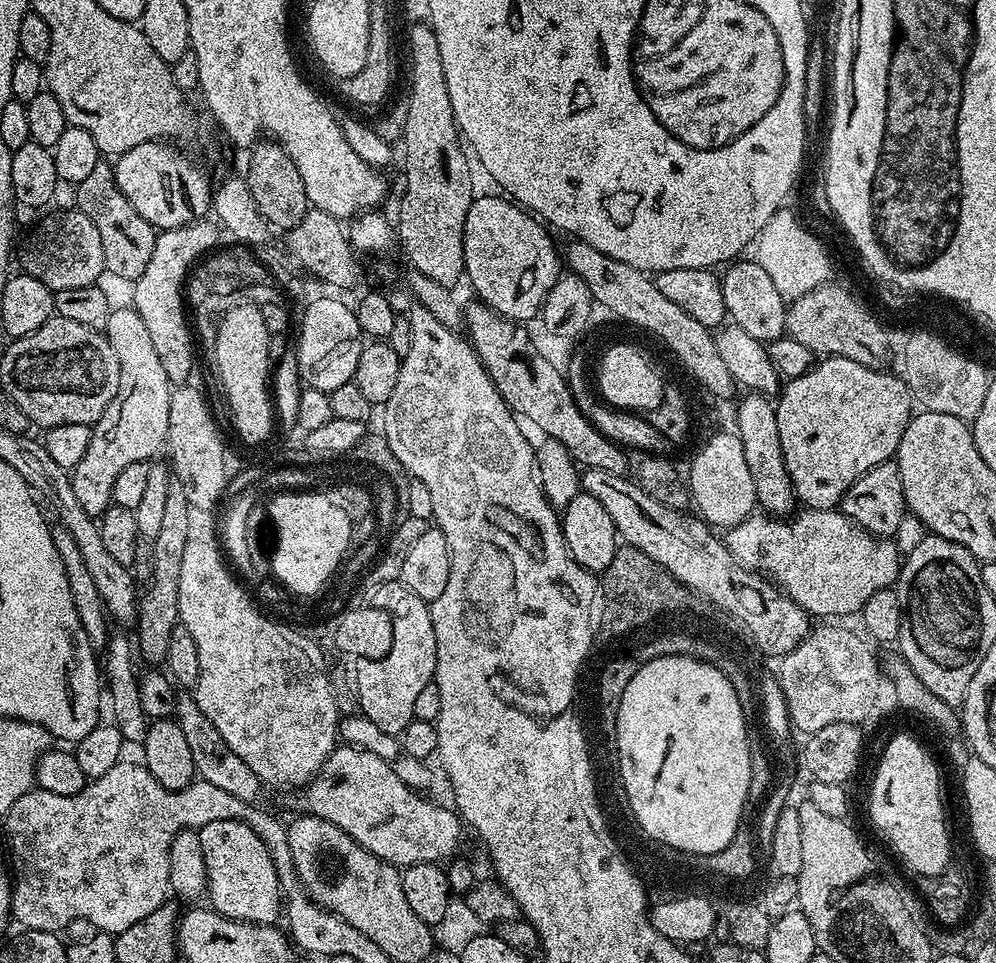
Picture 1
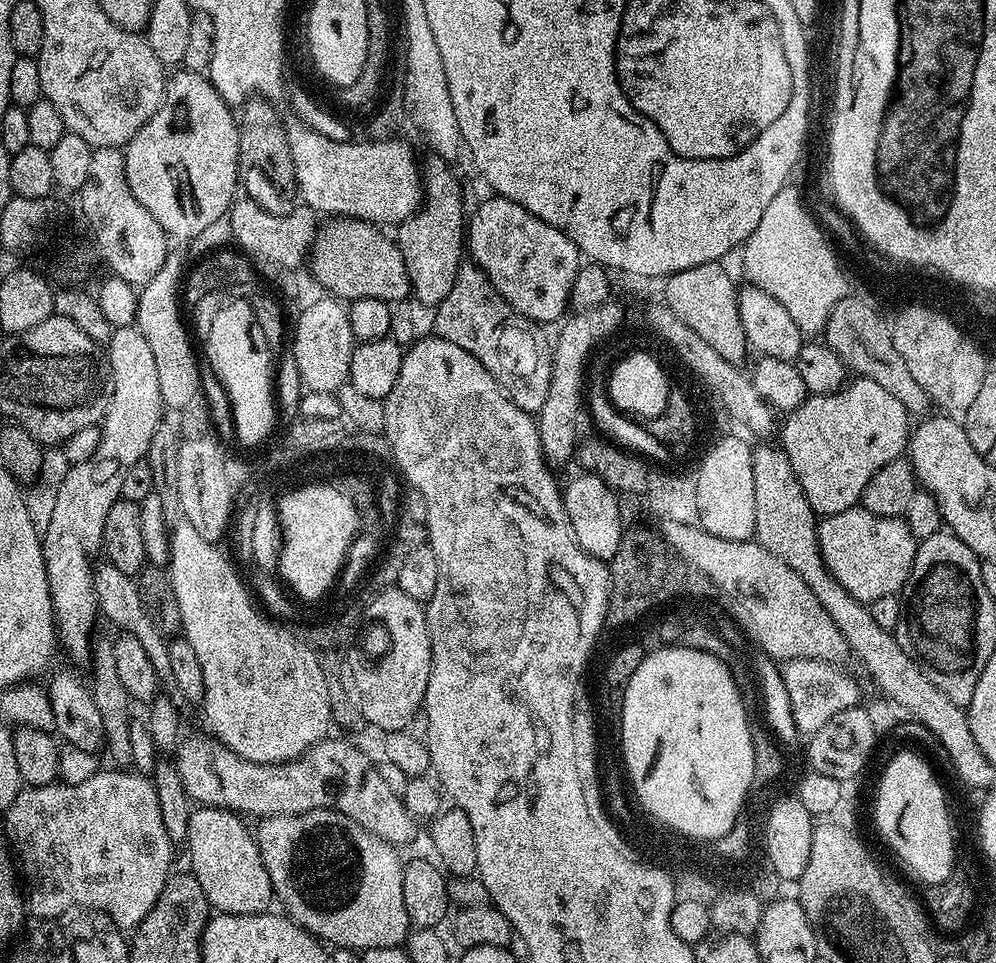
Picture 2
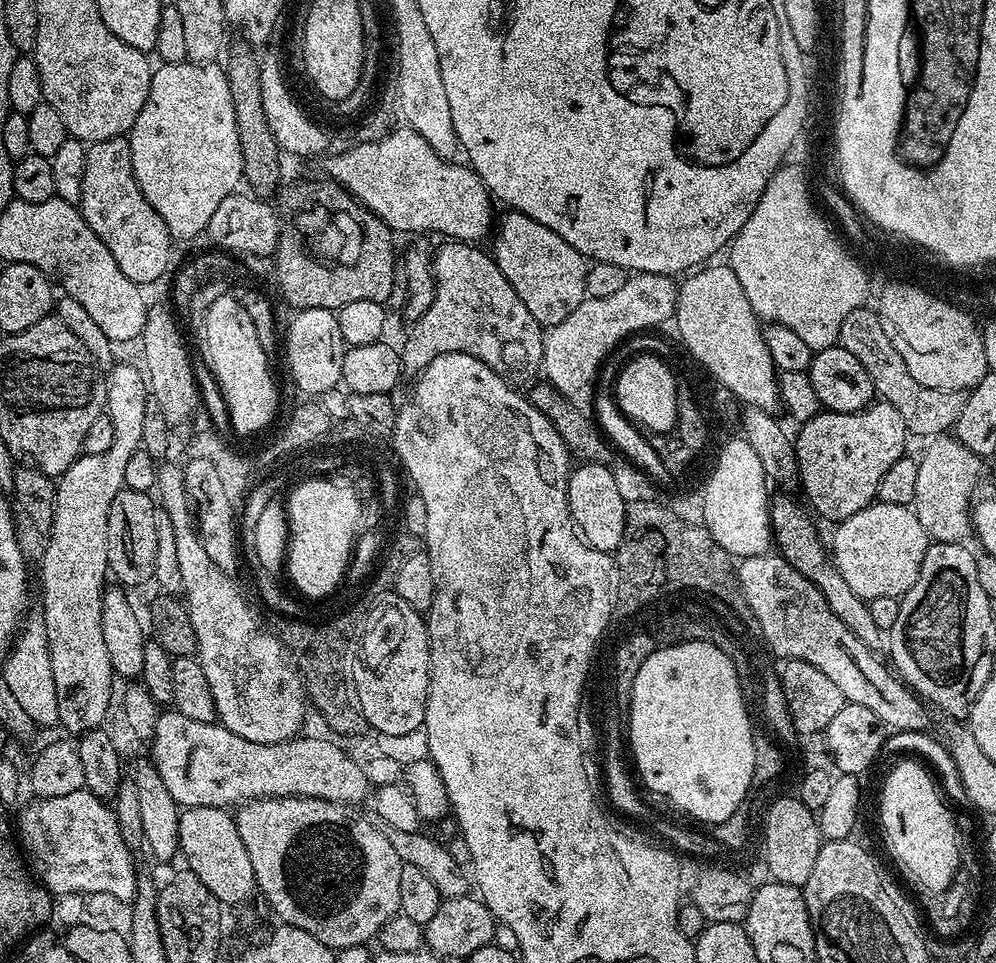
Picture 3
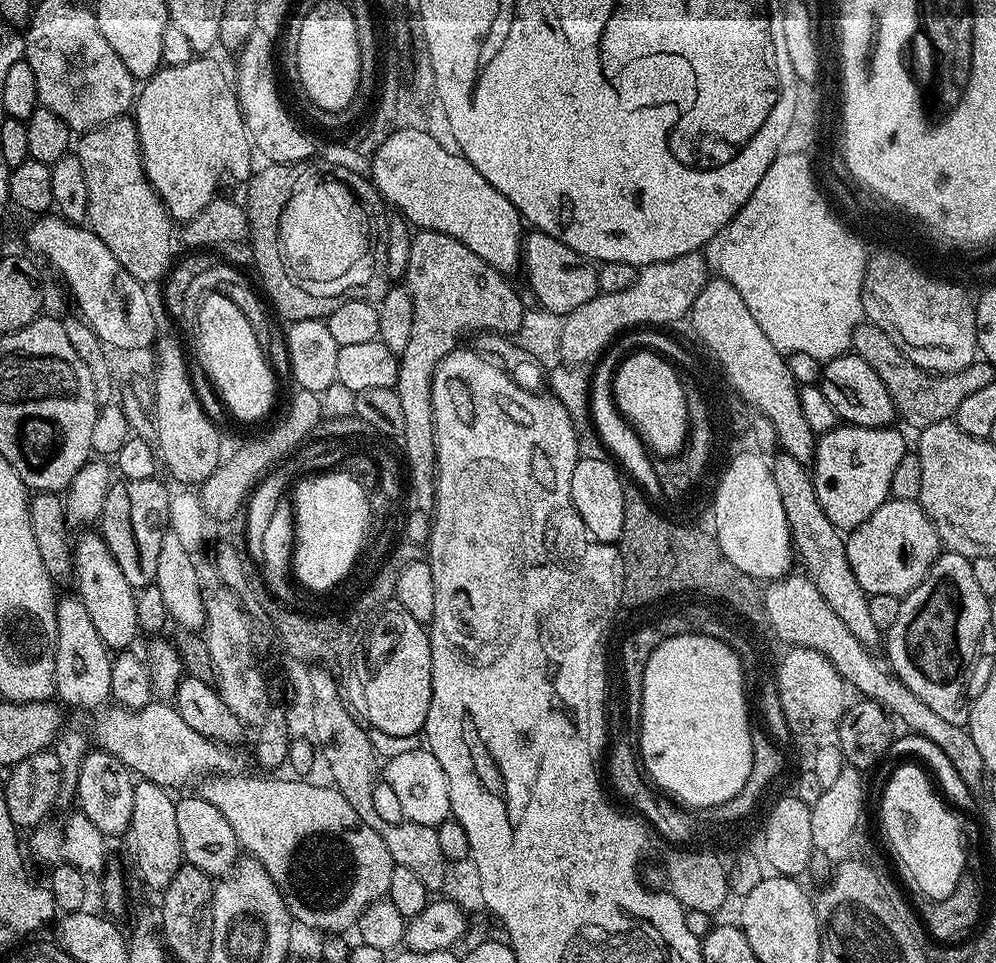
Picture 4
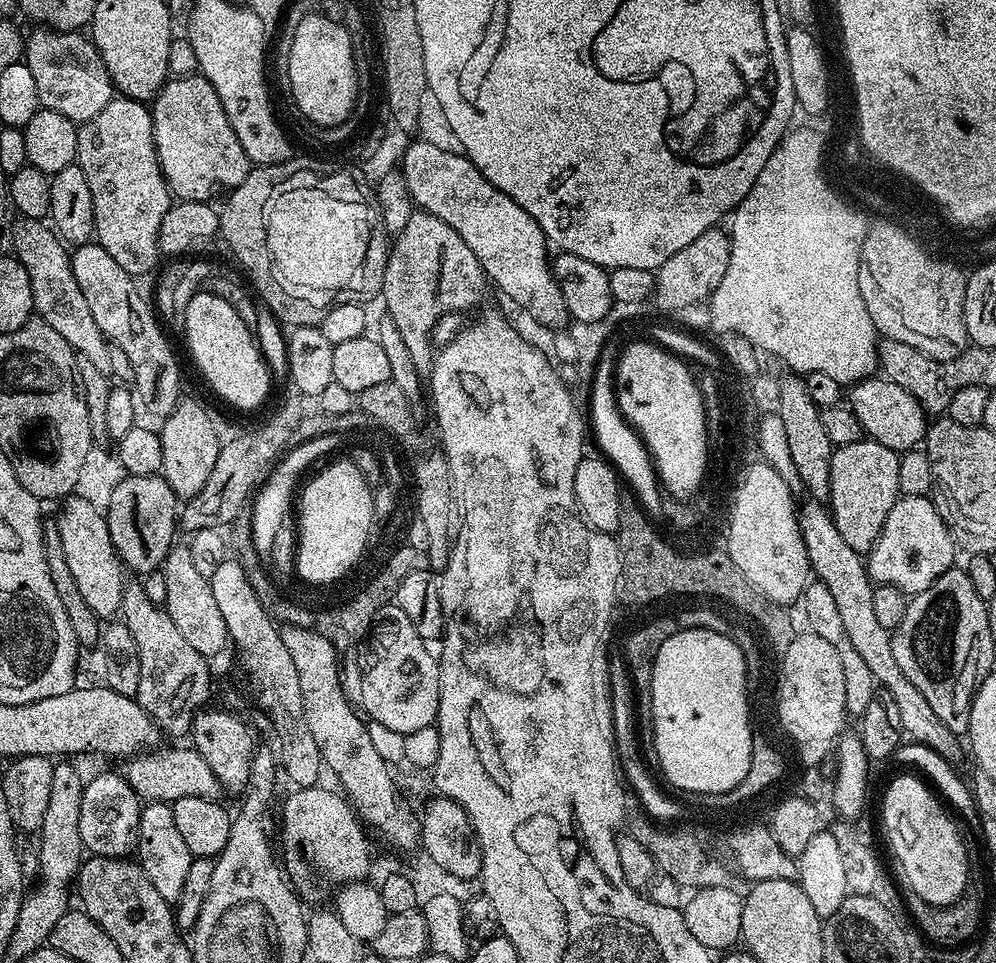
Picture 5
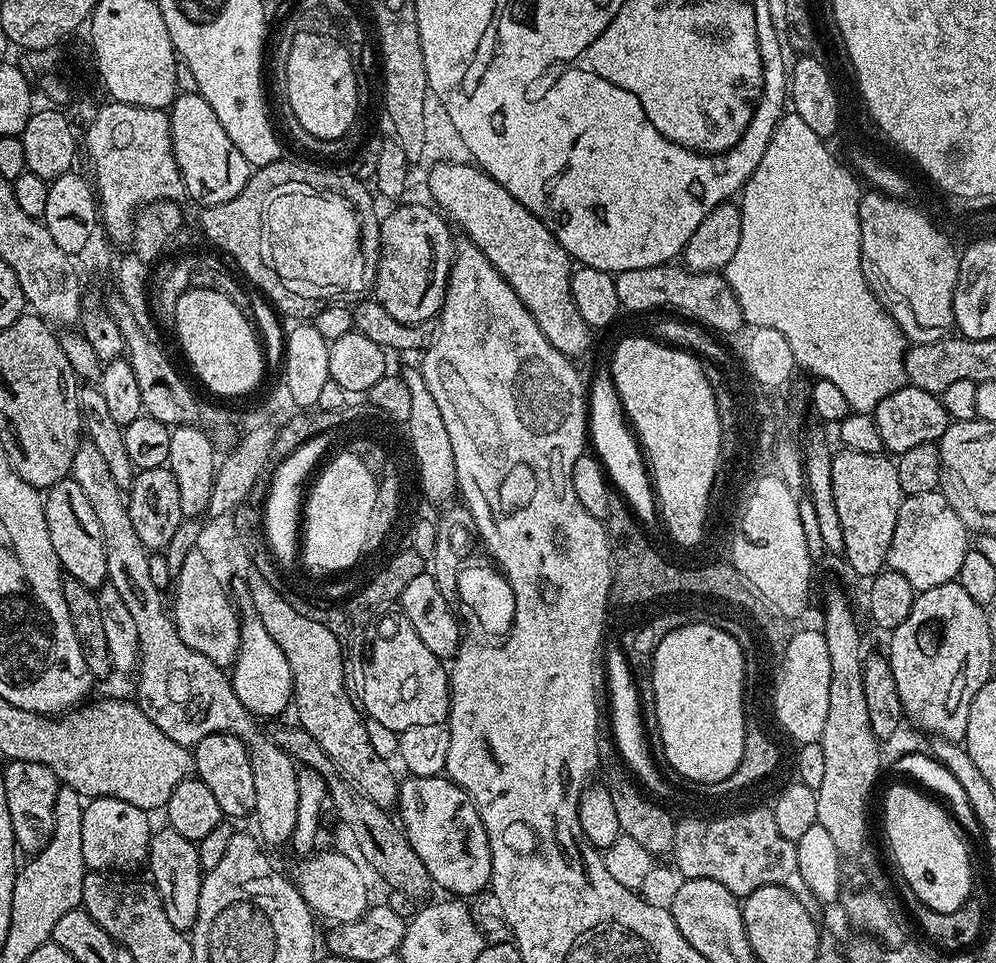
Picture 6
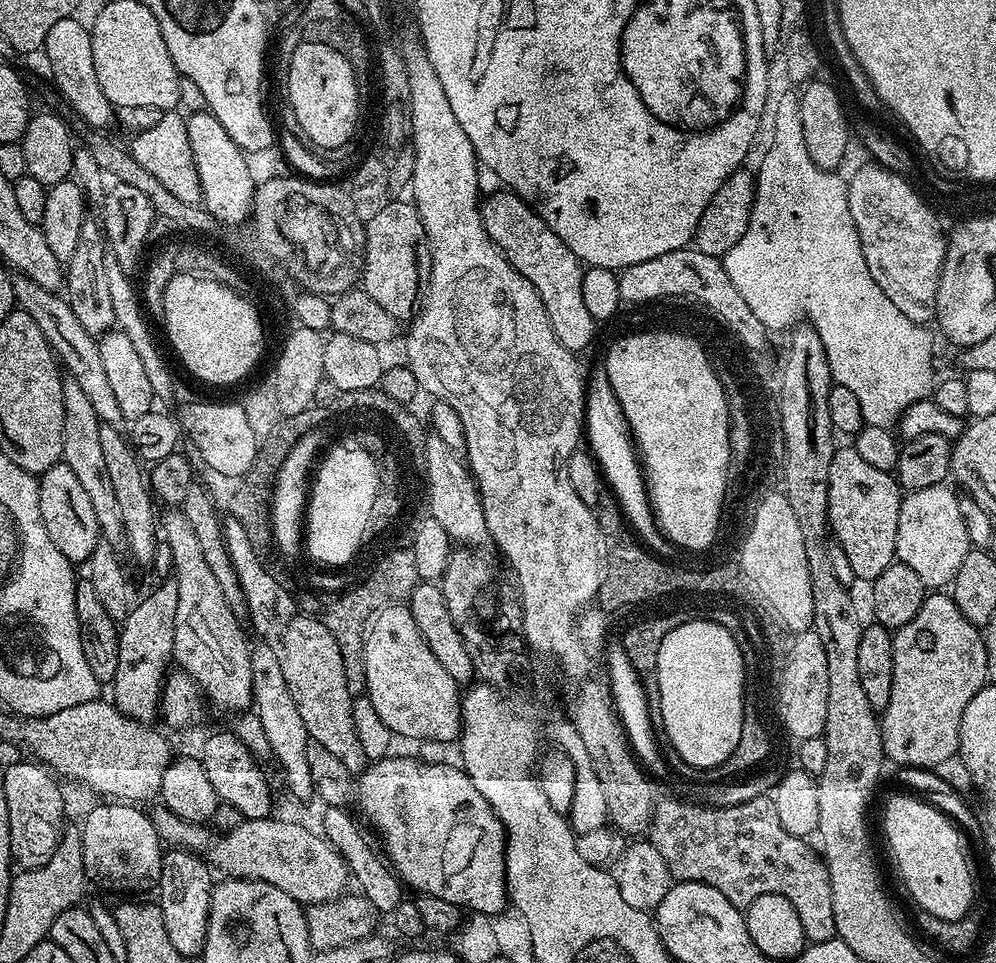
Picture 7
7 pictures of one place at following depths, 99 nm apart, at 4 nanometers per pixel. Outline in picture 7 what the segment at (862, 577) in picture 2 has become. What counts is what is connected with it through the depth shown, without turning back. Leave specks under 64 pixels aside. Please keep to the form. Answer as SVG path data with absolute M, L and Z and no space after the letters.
M943 483L907 493L898 510L896 560L910 566L928 590L940 590L951 585L954 574L958 574L958 566L962 566L962 558L966 558L970 550L966 522L962 522L960 496L948 487Z

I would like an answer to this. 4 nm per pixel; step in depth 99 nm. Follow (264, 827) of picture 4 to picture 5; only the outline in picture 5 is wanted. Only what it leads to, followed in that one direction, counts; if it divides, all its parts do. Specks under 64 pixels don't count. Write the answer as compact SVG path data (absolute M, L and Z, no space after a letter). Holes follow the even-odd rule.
M191 746L185 748L157 747L145 750L129 759L122 775L128 784L144 802L171 802L178 798L206 798L219 801L222 786L218 778L214 778L214 770L206 766L202 754L198 754ZM322 787L292 790L280 808L280 844L284 847L282 871L288 883L295 888L297 896L308 906L323 905L323 900L328 895L329 899L345 884L367 881L368 871L372 868L372 848L364 837L365 829L360 817L339 791L331 792L330 789Z

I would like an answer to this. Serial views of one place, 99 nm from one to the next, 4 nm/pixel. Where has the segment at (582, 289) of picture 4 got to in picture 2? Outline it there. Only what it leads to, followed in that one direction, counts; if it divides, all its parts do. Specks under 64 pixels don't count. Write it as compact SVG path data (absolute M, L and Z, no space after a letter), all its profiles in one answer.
M495 194L489 197L489 200L482 201L473 212L471 209L466 220L466 252L471 263L476 264L486 274L486 278L490 278L494 290L498 290L498 294L506 298L506 302L510 302L510 306L518 314L541 326L548 326L551 320L559 321L565 315L563 312L567 313L570 308L570 290L582 263L580 251L562 230L554 230L554 226L542 222L542 218L518 206L518 202L510 202L510 198Z

